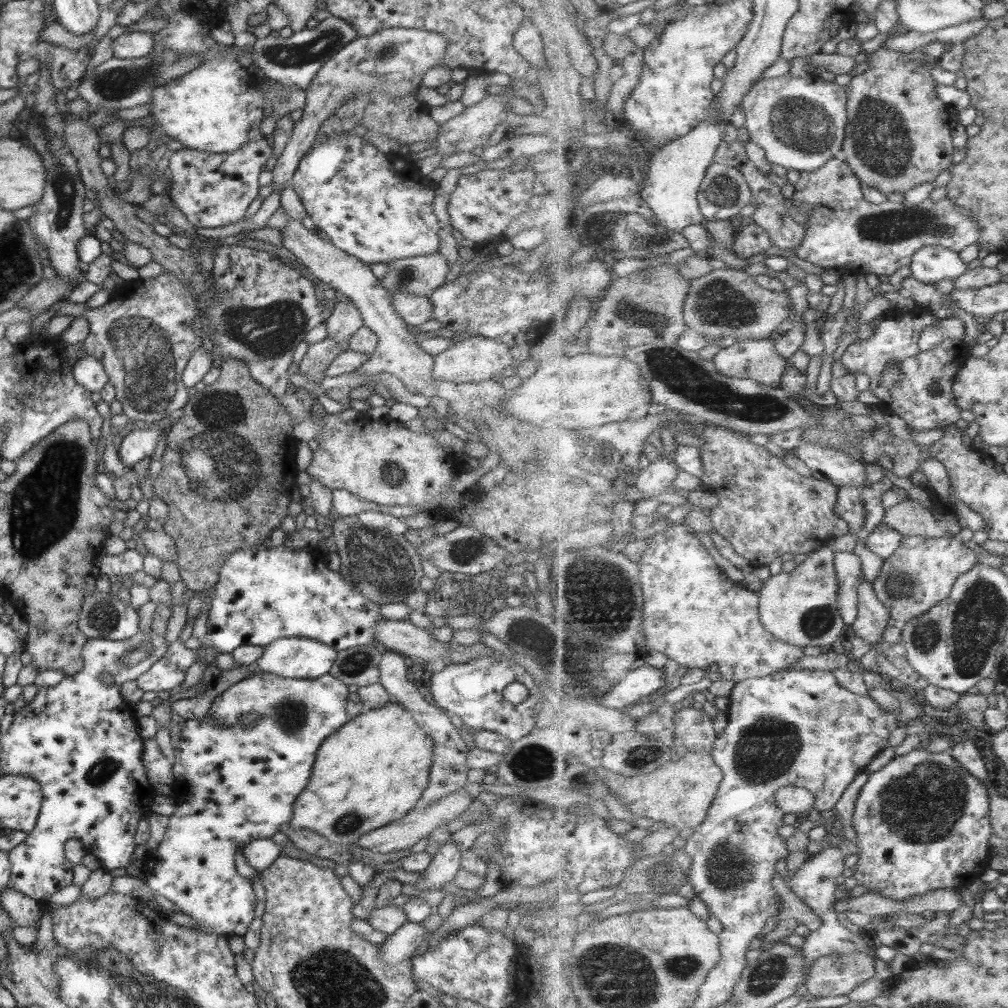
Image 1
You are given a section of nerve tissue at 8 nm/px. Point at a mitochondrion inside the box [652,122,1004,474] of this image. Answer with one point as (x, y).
(888, 226)

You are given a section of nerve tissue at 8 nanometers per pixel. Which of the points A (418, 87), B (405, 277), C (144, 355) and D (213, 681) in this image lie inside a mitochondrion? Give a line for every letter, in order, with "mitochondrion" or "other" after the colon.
A: other
B: mitochondrion
C: mitochondrion
D: other

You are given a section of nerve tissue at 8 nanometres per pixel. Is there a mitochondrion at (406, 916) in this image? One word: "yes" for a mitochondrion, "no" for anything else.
no

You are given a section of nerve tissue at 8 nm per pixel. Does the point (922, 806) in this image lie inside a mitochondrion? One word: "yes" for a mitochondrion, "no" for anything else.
yes

